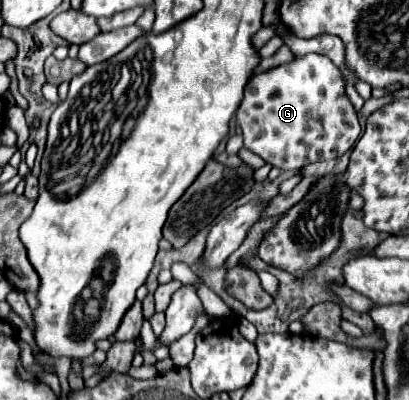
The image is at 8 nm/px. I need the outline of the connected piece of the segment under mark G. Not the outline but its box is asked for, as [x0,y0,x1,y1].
[237,53,359,171]

